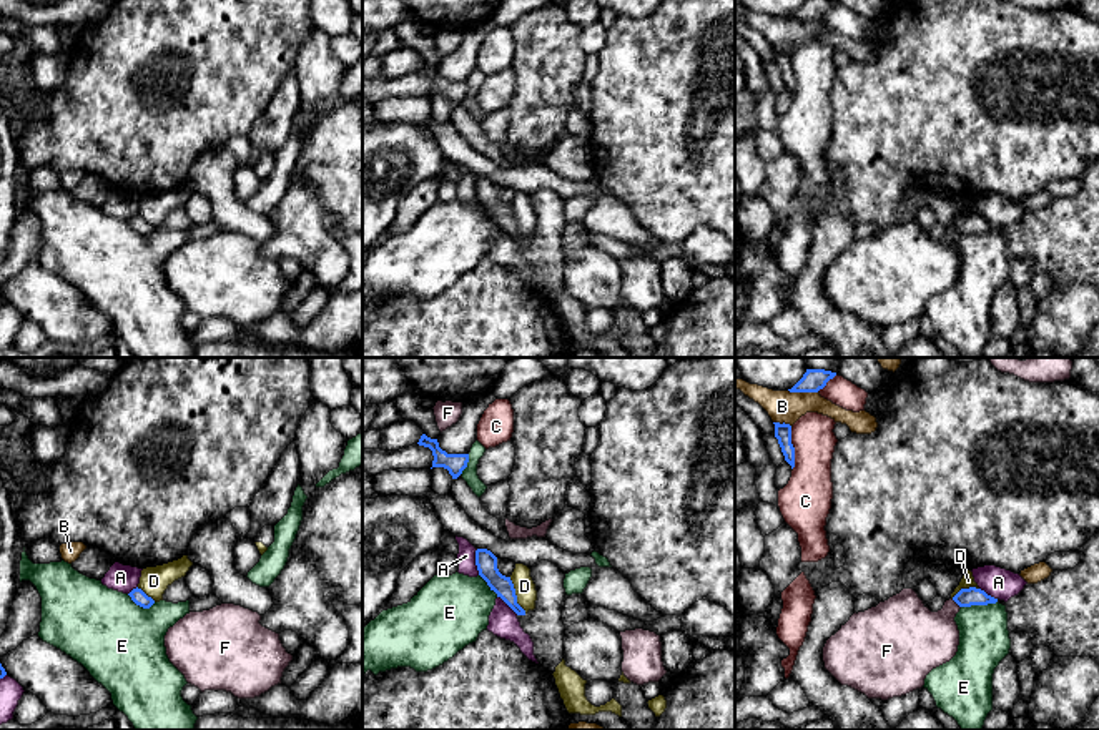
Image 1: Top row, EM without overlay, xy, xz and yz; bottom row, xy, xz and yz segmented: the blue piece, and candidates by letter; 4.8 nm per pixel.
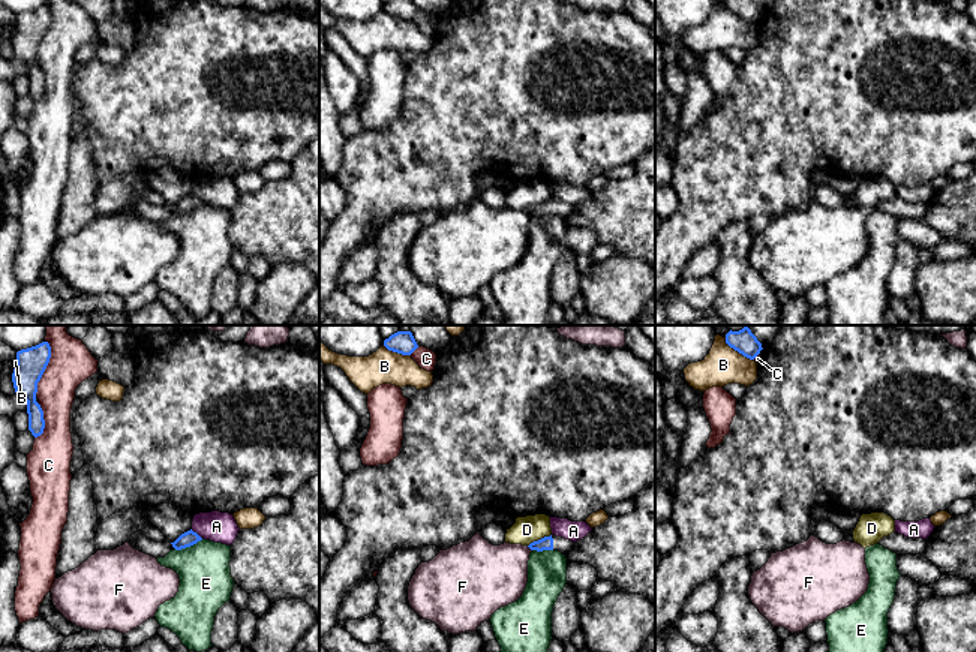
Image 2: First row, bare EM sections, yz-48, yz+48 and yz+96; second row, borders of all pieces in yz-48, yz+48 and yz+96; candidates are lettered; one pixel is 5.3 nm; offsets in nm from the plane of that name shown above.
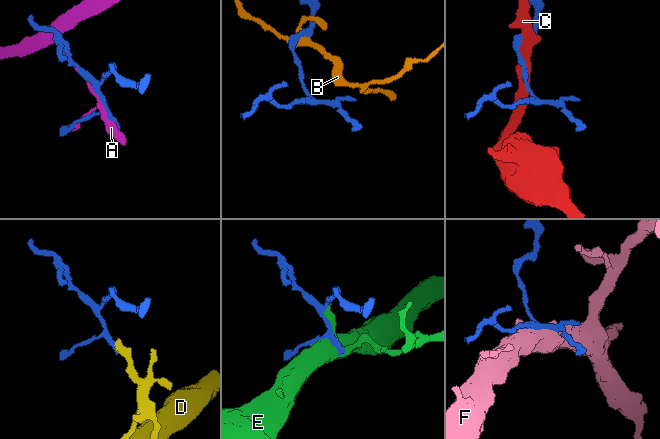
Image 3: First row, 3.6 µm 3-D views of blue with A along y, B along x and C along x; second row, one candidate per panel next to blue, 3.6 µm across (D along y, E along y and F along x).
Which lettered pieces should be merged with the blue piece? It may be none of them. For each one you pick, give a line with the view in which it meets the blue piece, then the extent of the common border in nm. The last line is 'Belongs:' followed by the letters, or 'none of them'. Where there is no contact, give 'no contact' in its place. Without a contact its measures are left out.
Belongs: none of them

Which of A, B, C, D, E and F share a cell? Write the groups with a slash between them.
A / B / C / D / E / F

